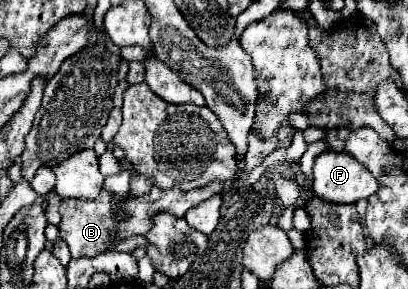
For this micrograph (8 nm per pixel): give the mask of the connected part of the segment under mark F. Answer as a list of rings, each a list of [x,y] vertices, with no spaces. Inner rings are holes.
[[[329,150],[315,158],[313,192],[321,200],[327,200],[333,204],[355,204],[361,198],[373,196],[377,192],[377,188],[379,188],[379,182],[373,178],[373,174],[347,152],[331,152]]]

